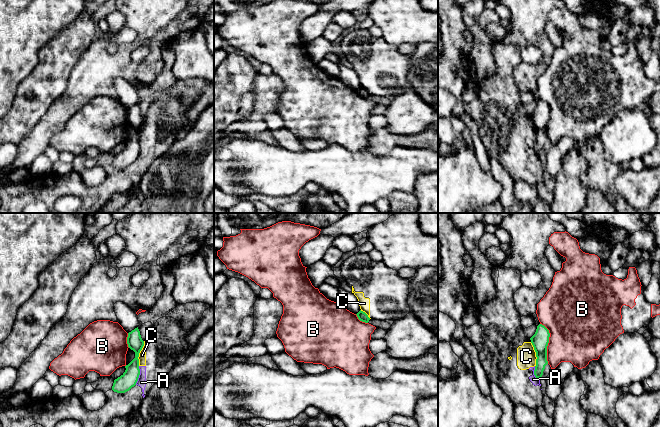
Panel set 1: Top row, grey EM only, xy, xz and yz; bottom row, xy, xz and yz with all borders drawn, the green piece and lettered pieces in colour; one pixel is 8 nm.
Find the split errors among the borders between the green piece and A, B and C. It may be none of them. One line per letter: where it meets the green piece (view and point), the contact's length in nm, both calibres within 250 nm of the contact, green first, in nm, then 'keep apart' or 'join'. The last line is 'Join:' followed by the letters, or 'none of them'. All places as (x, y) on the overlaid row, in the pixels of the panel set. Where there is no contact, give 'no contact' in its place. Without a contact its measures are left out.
A: meets green in xy at (139, 374); contact 160 nm long; 140 nm thick on the green side, 70 nm on the other; keep apart
B: meets green in yz at (548, 342); contact 340 nm long; 140 nm thick on the green side, 460 nm on the other; keep apart
C: meets green in xy at (139, 352); contact 200 nm long; 130 nm thick on the green side, 60 nm on the other; keep apart
Join: none of them

